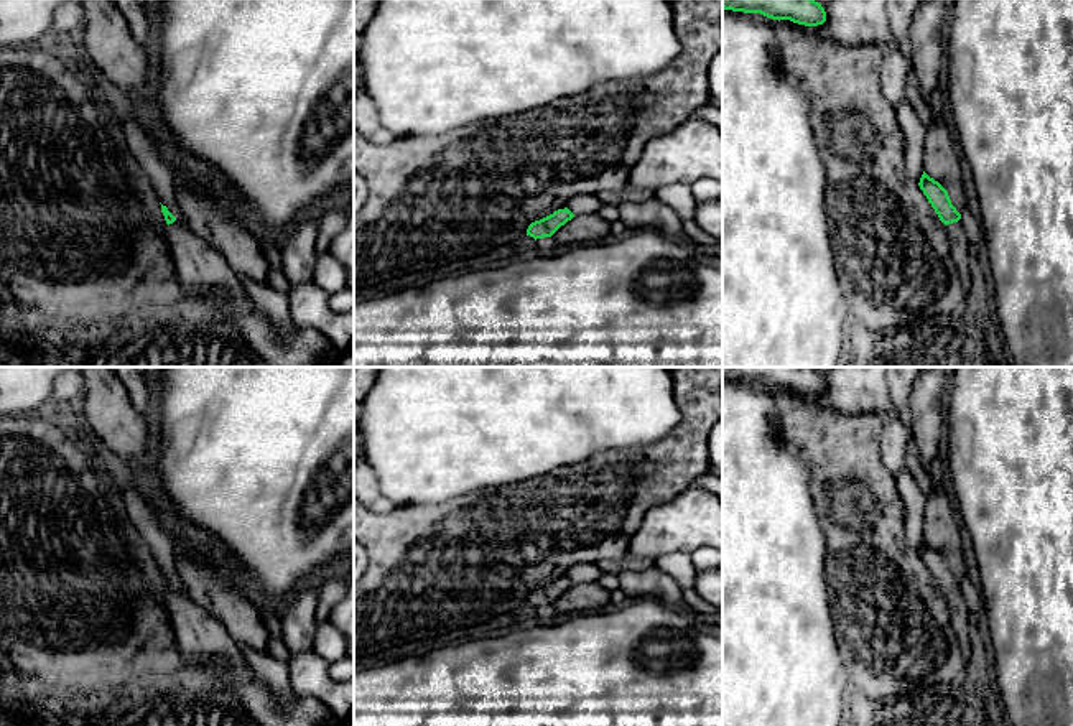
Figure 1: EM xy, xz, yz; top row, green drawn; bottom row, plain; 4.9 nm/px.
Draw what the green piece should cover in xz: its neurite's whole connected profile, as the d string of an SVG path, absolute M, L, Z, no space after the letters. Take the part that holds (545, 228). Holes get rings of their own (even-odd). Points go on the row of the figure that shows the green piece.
M568 207L558 209L553 214L532 222L527 229L527 235L533 237L535 240L551 237L561 226L564 226L573 217L574 214Z

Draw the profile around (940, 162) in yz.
M943 119L933 120L927 128L923 171L948 191L951 204L961 214L961 211L966 207L963 175Z

